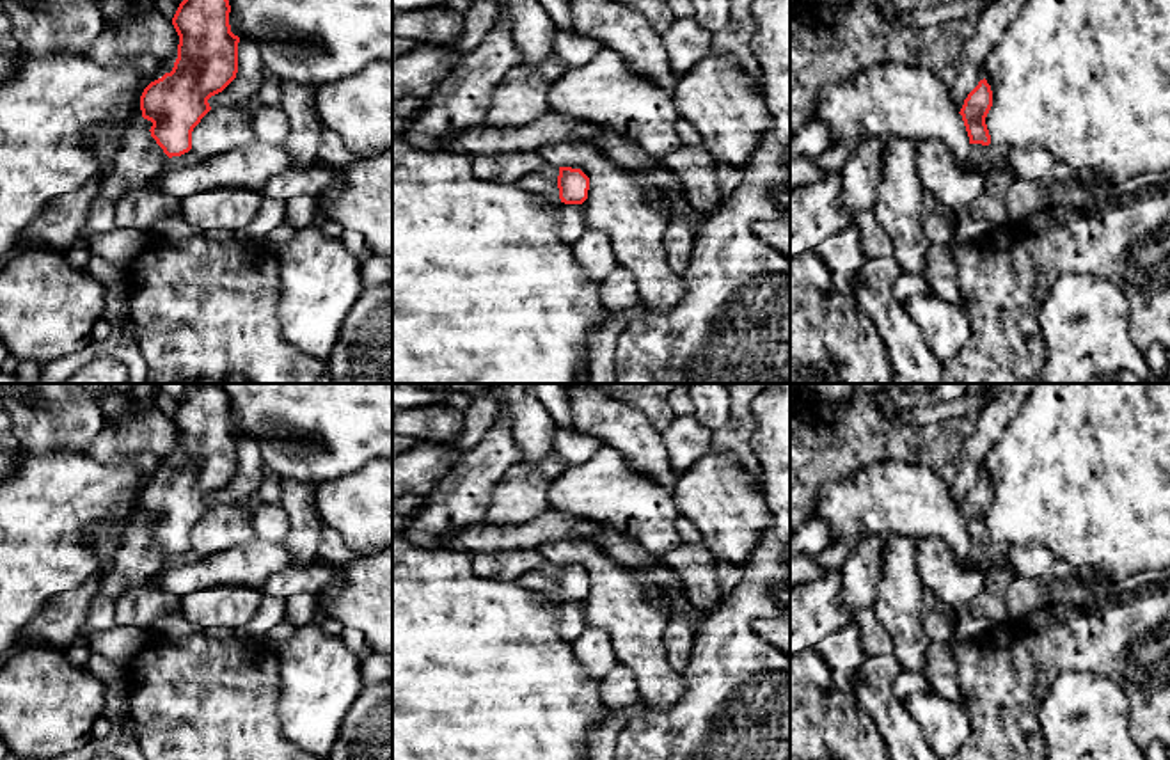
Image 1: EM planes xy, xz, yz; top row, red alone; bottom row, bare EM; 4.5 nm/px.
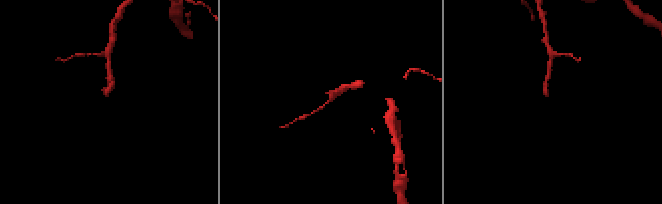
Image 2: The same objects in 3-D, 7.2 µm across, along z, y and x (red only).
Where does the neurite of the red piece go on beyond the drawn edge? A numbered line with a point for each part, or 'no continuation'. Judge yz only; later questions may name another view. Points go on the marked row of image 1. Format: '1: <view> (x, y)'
1: yz (989, 158)

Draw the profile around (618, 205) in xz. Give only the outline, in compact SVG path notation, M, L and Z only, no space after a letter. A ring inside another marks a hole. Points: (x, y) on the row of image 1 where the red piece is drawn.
M563 140L547 144L538 149L540 156L549 165L581 169L589 178L588 199L584 206L586 229L600 231L609 238L609 245L618 266L628 270L636 279L639 298L646 311L668 311L682 298L682 281L668 265L668 256L662 245L662 234L669 224L669 218L648 195L648 181L643 174L627 172L616 165L598 144L589 140Z

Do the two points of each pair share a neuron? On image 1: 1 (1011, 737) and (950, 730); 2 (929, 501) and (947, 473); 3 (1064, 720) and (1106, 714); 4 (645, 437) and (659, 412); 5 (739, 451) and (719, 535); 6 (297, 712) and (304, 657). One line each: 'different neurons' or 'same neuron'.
1: different neurons
2: different neurons
3: same neuron
4: different neurons
5: different neurons
6: same neuron

